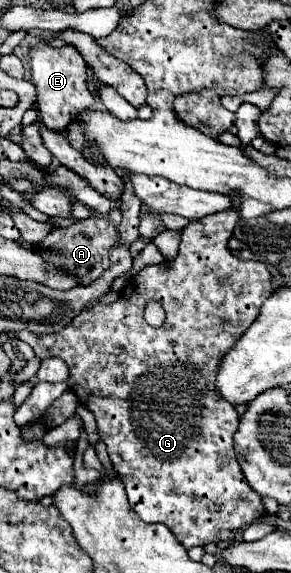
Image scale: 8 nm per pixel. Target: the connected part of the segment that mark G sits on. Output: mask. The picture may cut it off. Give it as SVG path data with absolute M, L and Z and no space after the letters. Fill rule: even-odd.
M230 194L228 196L232 202L232 208L216 212L216 214L208 214L198 222L190 222L180 238L180 252L176 258L172 260L164 260L162 264L156 266L144 266L132 280L126 282L126 286L122 288L122 294L116 302L112 304L96 304L90 310L80 312L68 326L64 326L60 332L52 332L52 334L32 334L28 330L20 330L16 332L16 336L24 342L28 342L38 358L50 358L50 356L58 356L62 360L66 360L66 364L70 366L70 378L68 378L68 386L72 392L76 392L76 396L80 398L80 402L90 408L96 416L98 422L98 434L100 438L106 442L108 448L108 456L110 462L114 466L114 470L122 476L124 486L126 486L126 494L130 500L130 506L134 508L134 512L138 516L142 516L144 522L162 522L170 528L170 532L176 536L176 540L184 546L184 548L192 548L192 546L206 546L210 542L218 544L220 538L218 534L222 530L242 530L246 526L250 526L252 522L260 520L262 514L266 512L262 496L258 492L252 492L250 484L244 480L242 468L236 460L236 448L234 448L234 434L238 430L238 410L234 408L234 404L230 404L228 400L222 398L222 394L216 390L216 372L218 366L222 362L222 358L234 348L234 344L238 342L238 338L250 328L250 324L256 320L256 316L260 314L260 306L262 302L274 292L272 286L272 274L268 272L268 268L264 266L264 262L258 260L240 260L236 258L230 250L228 250L228 240L232 236L232 230L240 218L240 196ZM148 300L156 300L164 306L166 310L166 322L152 330L152 326L148 326L148 322L144 320L144 308L148 304Z

